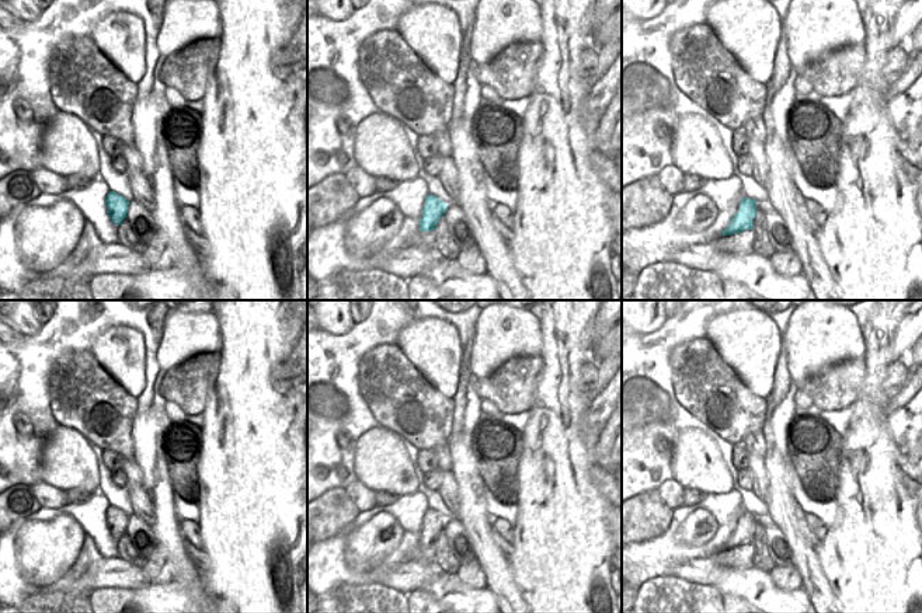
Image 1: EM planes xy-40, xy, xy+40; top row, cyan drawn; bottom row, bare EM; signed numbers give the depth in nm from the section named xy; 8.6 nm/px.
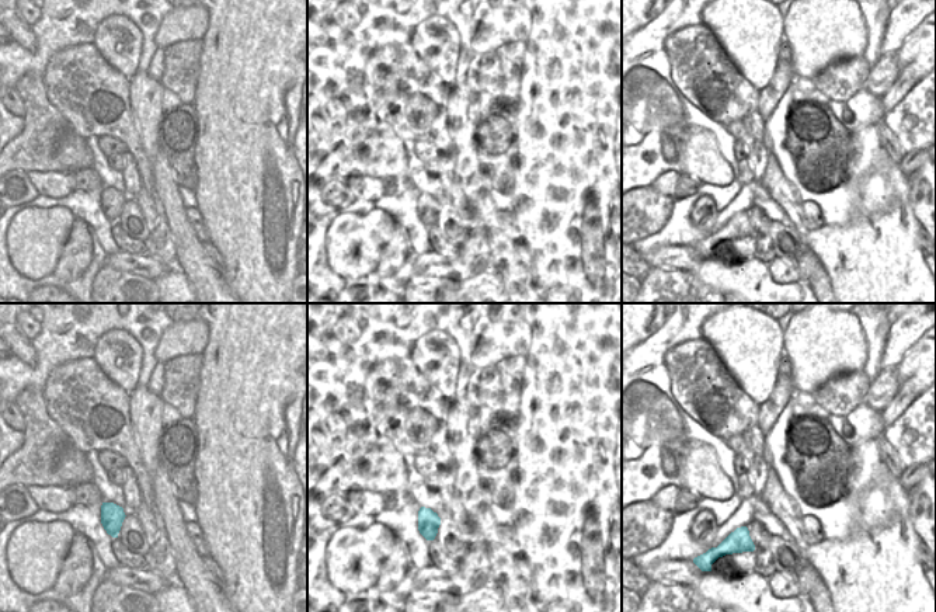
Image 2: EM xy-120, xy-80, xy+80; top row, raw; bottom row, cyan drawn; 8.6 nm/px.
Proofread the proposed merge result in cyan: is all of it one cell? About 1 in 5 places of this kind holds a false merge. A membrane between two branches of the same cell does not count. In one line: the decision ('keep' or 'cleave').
cleave

